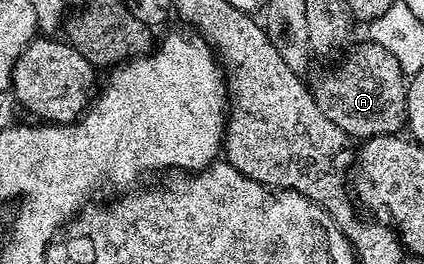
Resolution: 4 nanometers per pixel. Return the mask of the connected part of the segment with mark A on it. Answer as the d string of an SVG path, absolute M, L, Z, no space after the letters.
M364 41L348 52L349 60L333 67L317 84L312 84L313 99L354 140L364 141L380 135L398 134L406 126L404 69L383 49L383 45Z

